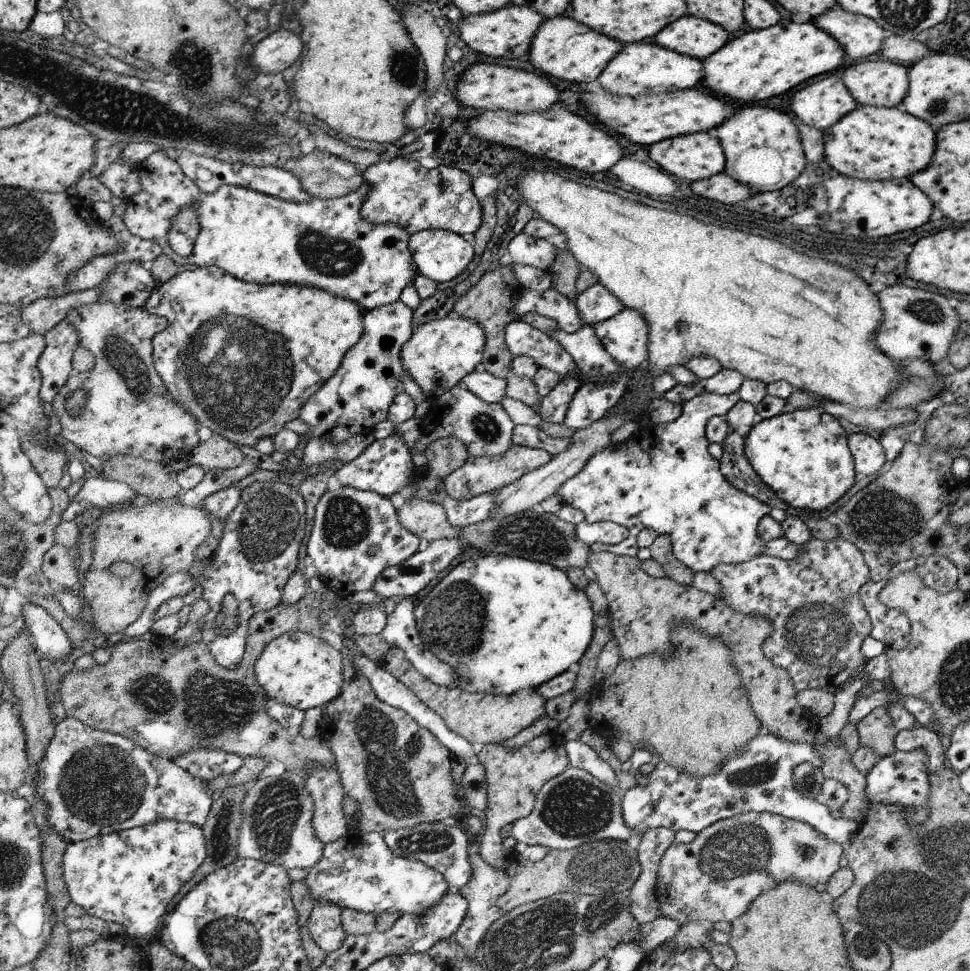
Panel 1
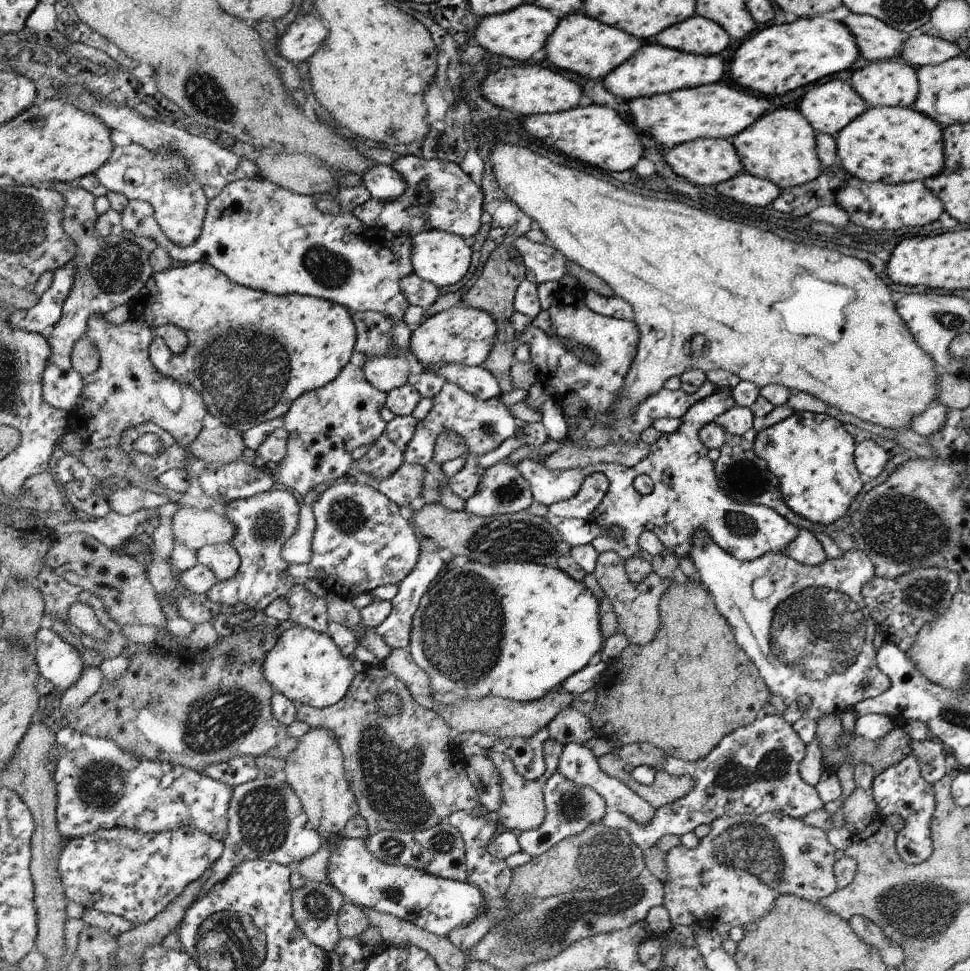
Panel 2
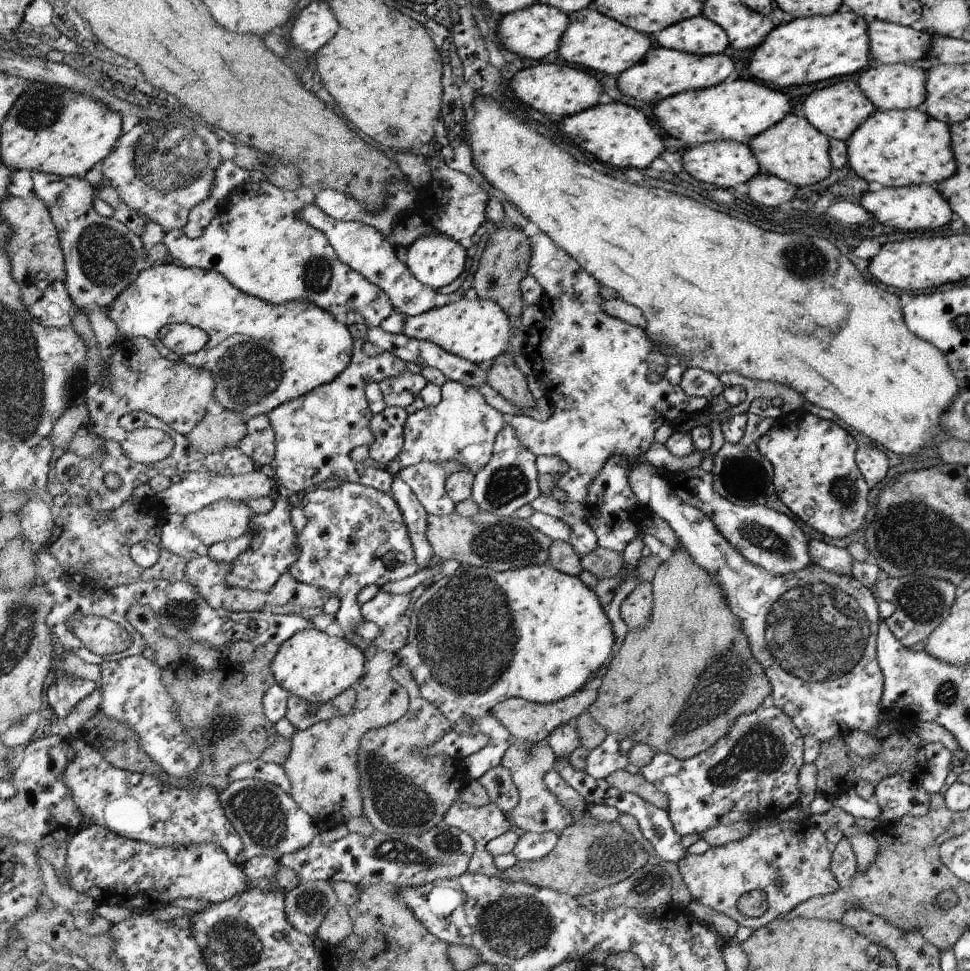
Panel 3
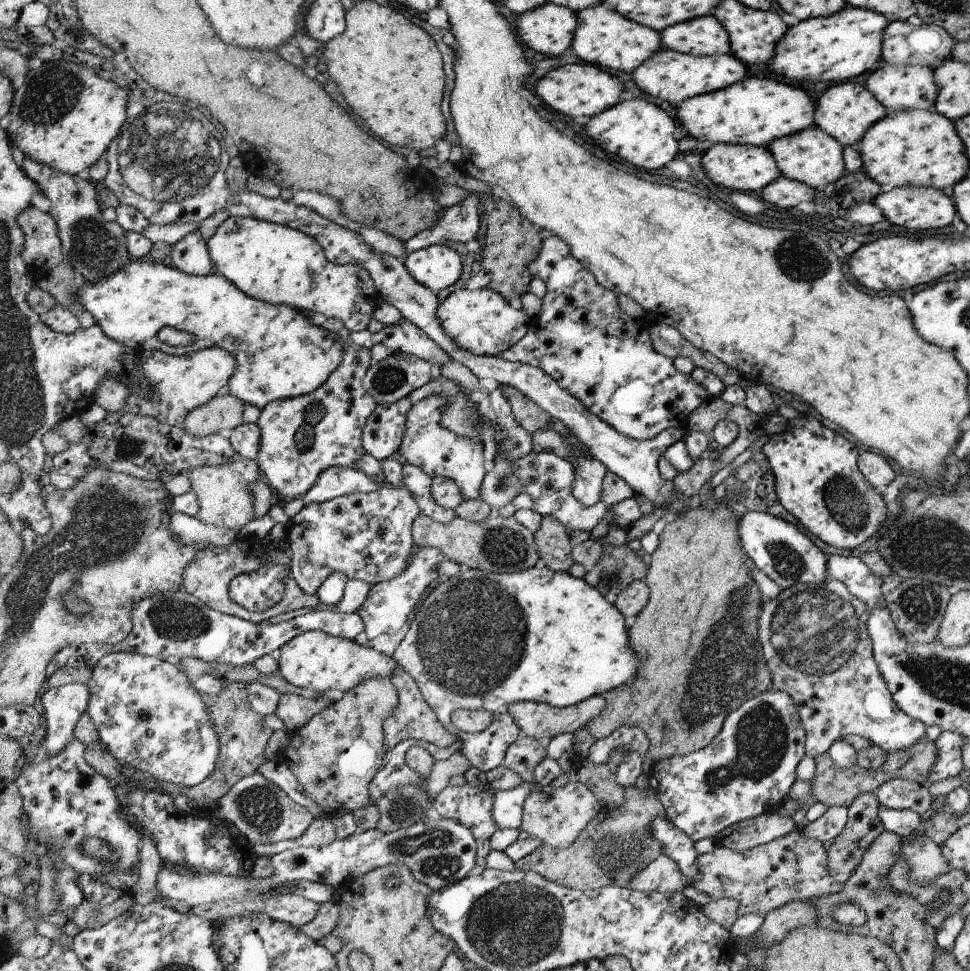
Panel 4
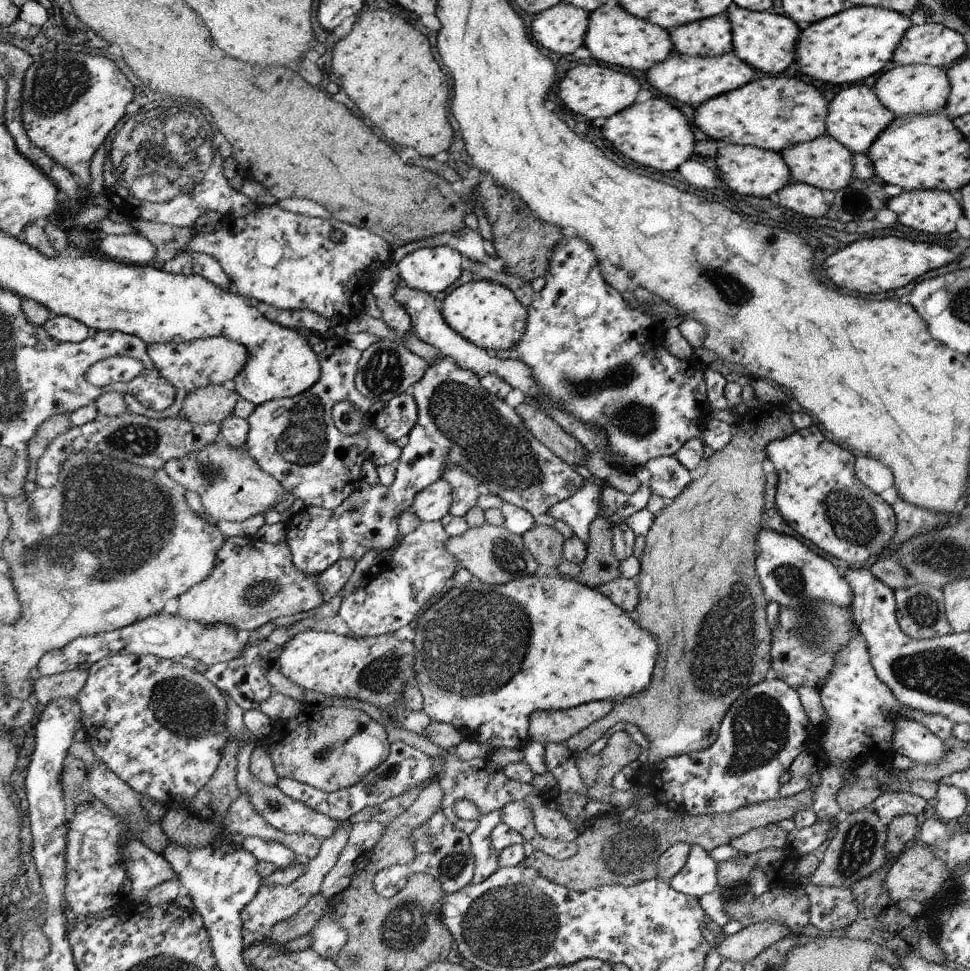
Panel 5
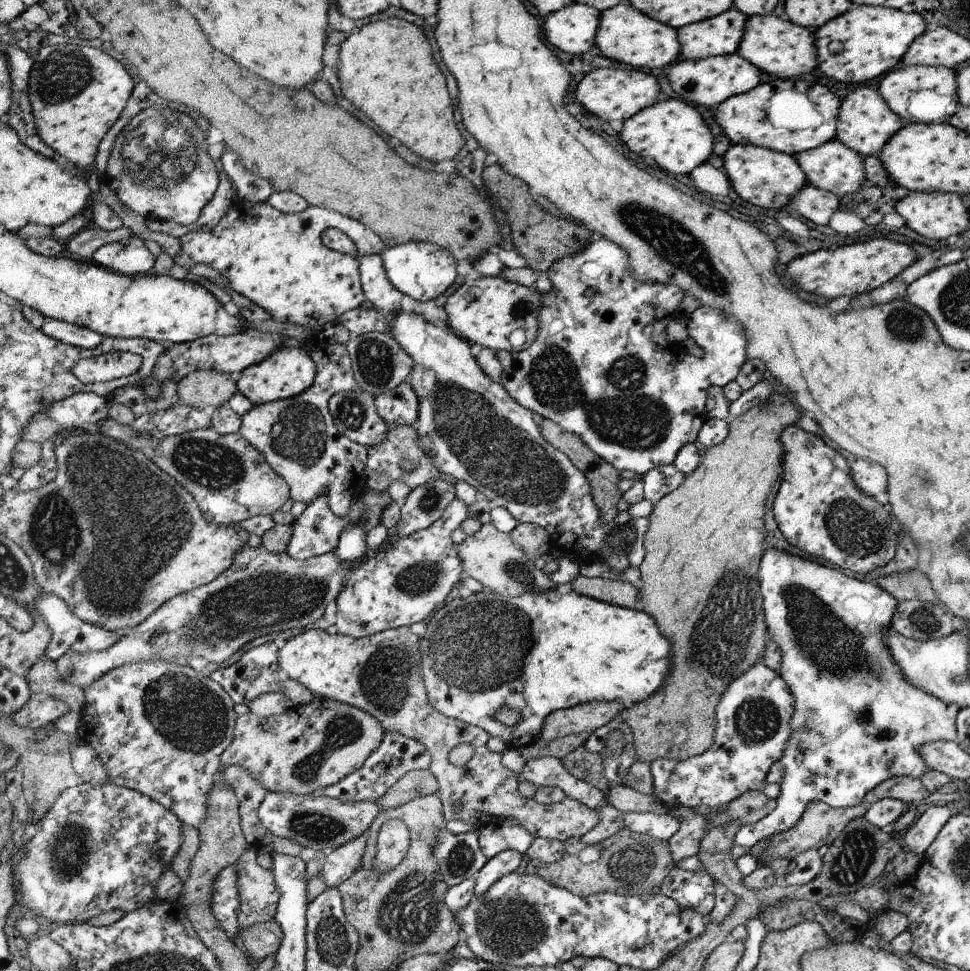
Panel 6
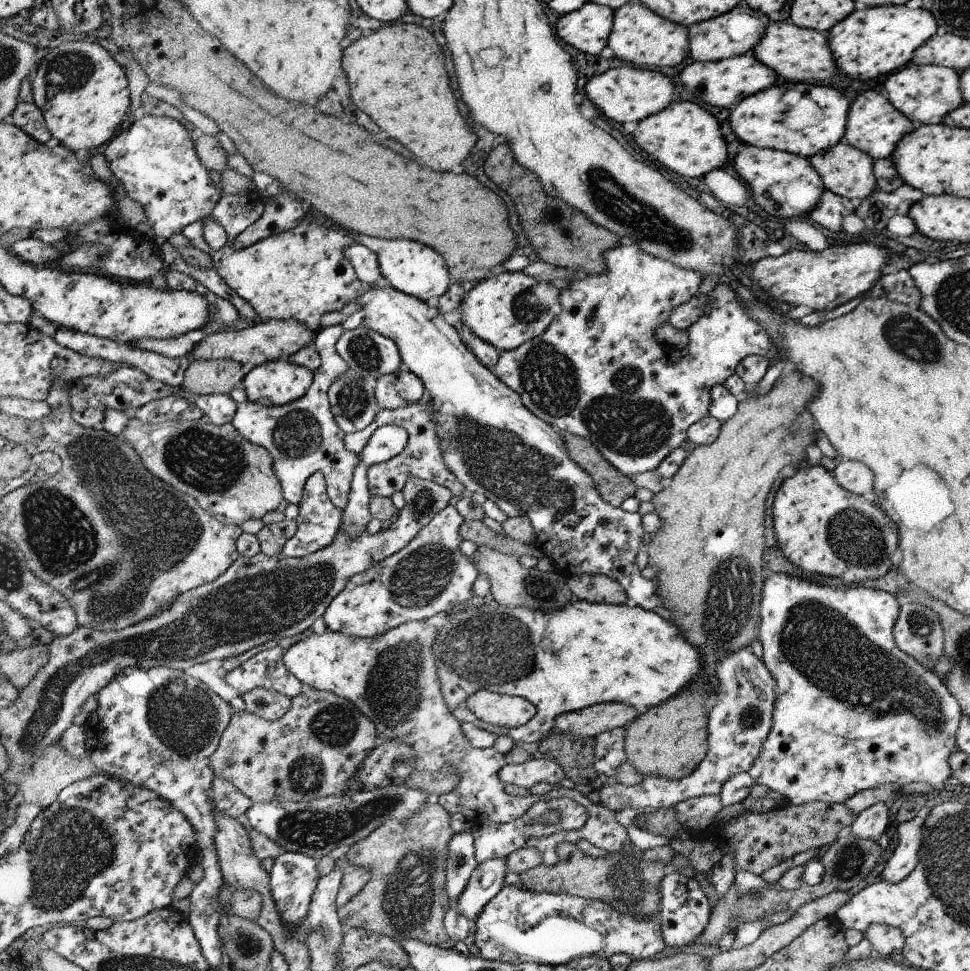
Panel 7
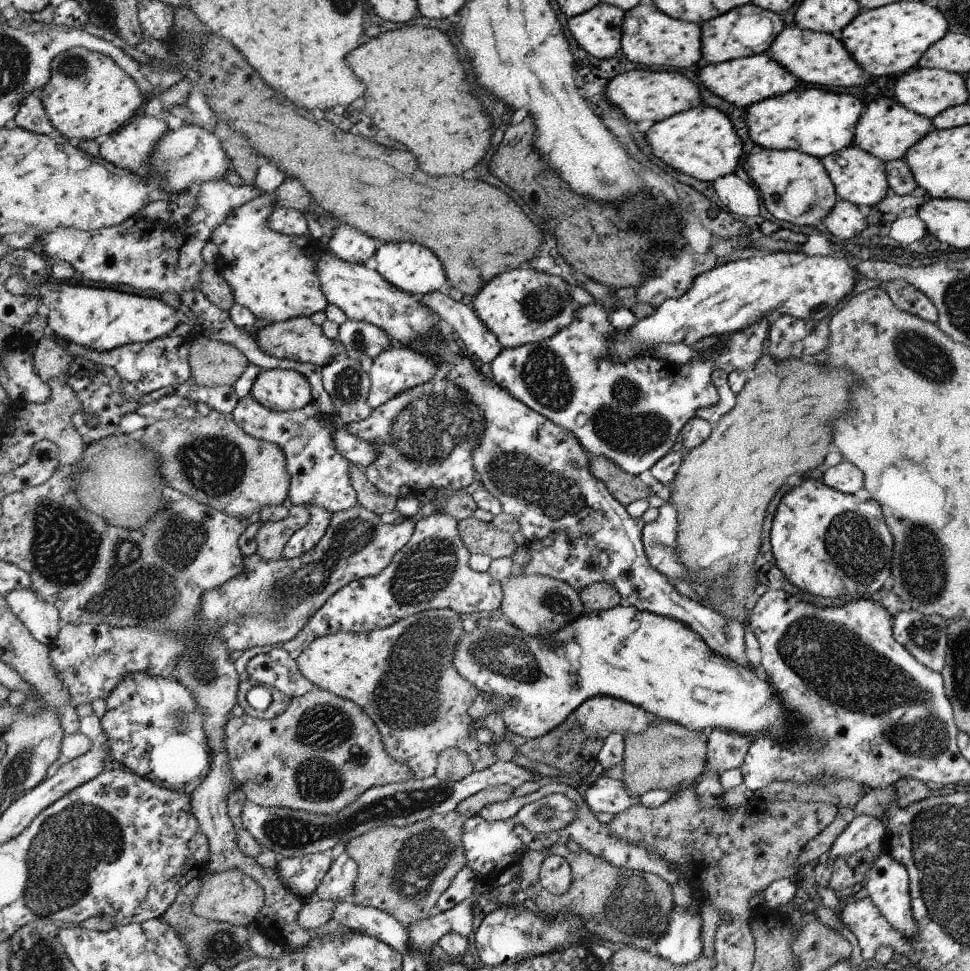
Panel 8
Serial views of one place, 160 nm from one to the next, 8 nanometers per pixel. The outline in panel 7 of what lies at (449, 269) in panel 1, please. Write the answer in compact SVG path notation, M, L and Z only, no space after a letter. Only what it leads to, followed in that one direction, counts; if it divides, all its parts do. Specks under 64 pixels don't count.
M352 231L354 242L366 246L369 250L379 256L379 270L383 275L384 282L391 285L395 290L423 299L424 302L436 296L442 296L450 286L447 264L438 251L424 243L412 239L390 239L384 240L376 237L368 238L365 235L356 236Z

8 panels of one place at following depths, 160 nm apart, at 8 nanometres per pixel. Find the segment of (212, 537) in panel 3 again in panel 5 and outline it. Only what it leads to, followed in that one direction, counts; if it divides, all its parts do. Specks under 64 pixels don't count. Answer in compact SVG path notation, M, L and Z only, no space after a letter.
M221 439L210 444L210 446L206 446L206 448L202 448L202 450L198 450L198 452L184 456L184 458L170 460L166 464L165 470L188 491L197 492L200 496L200 502L204 506L205 514L212 516L216 521L243 522L251 516L265 514L274 510L276 505L281 502L284 494L283 484L278 479L272 478L267 471L264 471L245 447L235 448Z

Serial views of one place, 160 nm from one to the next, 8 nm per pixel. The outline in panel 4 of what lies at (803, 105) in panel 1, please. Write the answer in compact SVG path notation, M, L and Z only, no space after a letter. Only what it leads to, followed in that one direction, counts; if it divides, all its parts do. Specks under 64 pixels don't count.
M846 81L831 84L817 99L814 124L832 135L832 138L839 139L844 147L857 146L864 134L883 120L887 113L883 103L864 84Z

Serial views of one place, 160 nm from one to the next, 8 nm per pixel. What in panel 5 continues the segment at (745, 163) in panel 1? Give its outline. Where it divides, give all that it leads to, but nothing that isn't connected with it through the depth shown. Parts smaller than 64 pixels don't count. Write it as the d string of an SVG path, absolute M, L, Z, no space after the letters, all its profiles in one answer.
M827 133L810 142L804 142L792 146L791 149L782 150L780 154L786 160L787 166L791 168L793 181L814 186L829 196L837 190L846 188L855 179L852 152Z

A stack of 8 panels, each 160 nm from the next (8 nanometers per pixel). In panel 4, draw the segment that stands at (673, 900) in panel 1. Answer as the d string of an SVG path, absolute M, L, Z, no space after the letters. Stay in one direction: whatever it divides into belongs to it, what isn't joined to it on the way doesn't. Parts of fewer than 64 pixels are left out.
M794 828L790 834L779 836L772 842L745 851L733 851L716 844L714 849L697 856L698 878L688 887L707 894L714 901L723 899L738 904L738 918L748 913L768 914L792 901L811 901L826 895L833 895L843 889L843 883L831 877L827 867L827 851L823 842L808 838L800 828Z

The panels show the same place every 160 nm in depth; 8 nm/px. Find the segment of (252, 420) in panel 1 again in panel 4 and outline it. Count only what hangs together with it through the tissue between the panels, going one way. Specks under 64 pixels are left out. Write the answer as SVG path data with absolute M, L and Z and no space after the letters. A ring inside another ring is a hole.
M153 259L134 260L110 278L96 283L87 280L79 291L79 302L84 310L93 314L108 336L128 346L160 349L176 356L186 356L214 347L230 352L236 358L238 366L228 381L229 393L246 405L257 406L259 409L272 401L305 395L318 389L343 361L344 347L338 334L312 322L306 312L296 307L273 305L244 294L239 287L218 273L195 275L178 267L156 263ZM167 326L175 326L195 338L188 346L173 347L159 337Z

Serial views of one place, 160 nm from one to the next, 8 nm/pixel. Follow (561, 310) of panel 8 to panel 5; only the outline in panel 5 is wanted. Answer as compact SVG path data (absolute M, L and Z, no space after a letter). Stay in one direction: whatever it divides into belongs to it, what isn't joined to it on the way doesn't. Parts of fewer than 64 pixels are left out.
M484 279L481 282L468 282L448 294L442 305L442 314L452 330L486 351L516 348L527 332L530 319L530 312L518 302L512 290Z

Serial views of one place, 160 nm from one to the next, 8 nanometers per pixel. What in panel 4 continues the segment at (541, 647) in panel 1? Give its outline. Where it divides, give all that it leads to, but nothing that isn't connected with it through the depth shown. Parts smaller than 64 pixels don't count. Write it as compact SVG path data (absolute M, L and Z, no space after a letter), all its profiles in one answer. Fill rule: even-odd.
M534 566L517 573L501 573L467 567L454 577L440 581L424 598L392 657L416 681L424 700L435 710L440 722L457 735L463 744L460 751L471 766L487 773L503 764L507 749L522 734L510 714L510 706L515 702L536 701L567 707L633 682L639 660L631 649L630 632L624 619L620 610L599 590L568 571ZM518 634L524 634L520 656ZM460 709L490 711L492 722L479 733L456 730L451 717Z

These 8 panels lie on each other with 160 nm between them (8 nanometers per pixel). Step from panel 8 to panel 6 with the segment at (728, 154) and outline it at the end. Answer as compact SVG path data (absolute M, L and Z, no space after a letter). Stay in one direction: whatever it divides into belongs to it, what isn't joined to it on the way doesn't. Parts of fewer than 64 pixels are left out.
M669 98L655 102L634 117L627 118L617 134L630 150L642 156L650 156L660 168L676 176L690 174L693 168L706 163L714 144L714 138L702 116L690 104L684 104L684 101L682 98Z

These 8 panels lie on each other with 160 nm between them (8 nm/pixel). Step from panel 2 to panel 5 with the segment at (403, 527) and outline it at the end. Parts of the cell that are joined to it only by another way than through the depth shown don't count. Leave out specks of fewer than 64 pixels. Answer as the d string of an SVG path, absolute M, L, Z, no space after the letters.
M438 356L434 364L429 364L424 377L420 378L409 392L418 404L419 417L415 429L408 436L410 439L408 444L401 449L394 482L389 487L381 485L375 488L364 483L336 510L304 507L300 514L289 514L288 520L284 523L285 542L291 547L296 566L304 574L320 575L344 558L352 558L357 563L370 550L376 550L380 559L388 551L395 549L396 542L400 538L399 518L404 512L408 512L416 494L444 478L450 465L464 468L464 472L476 478L479 484L485 484L491 494L505 503L530 512L535 525L552 526L565 540L575 536L572 528L562 520L556 520L550 511L556 502L563 502L575 494L584 485L585 479L570 464L536 439L524 420L520 418L519 412L508 406L504 399L488 392L478 375L460 367L450 356Z

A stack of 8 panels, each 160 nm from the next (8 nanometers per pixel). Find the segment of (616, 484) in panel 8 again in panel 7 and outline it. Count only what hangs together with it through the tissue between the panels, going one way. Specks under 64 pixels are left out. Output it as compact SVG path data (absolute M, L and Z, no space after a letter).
M562 432L571 458L587 472L598 485L599 494L611 506L620 507L629 497L634 497L637 487L630 476L618 471L604 459L590 440Z

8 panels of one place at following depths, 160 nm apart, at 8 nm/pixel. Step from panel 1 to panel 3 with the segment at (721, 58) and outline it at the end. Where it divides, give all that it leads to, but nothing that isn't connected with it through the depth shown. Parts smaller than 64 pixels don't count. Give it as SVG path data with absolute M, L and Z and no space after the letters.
M852 10L793 19L775 27L763 44L751 51L748 72L754 80L780 90L856 74L871 59L868 28L868 19Z

